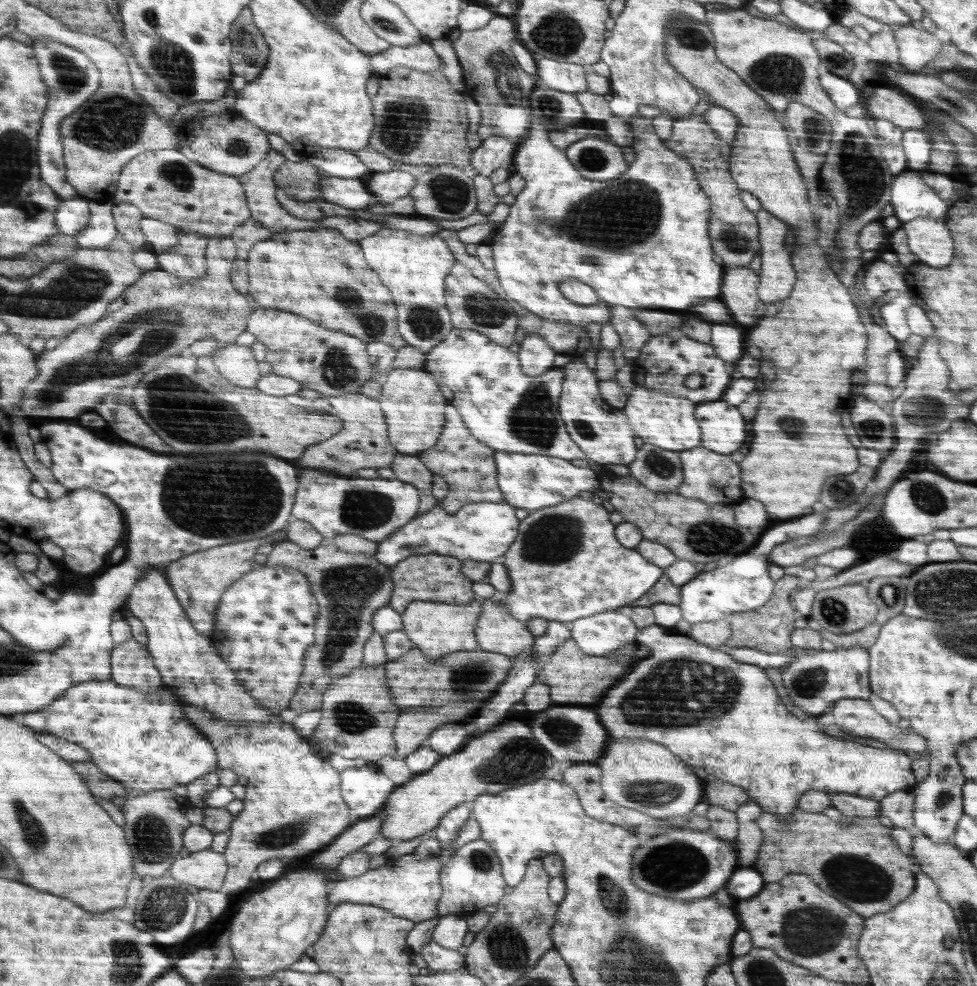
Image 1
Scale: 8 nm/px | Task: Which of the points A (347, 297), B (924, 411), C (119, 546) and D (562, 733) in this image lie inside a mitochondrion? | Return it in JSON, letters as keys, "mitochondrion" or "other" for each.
{"A":"mitochondrion","B":"mitochondrion","C":"other","D":"mitochondrion"}

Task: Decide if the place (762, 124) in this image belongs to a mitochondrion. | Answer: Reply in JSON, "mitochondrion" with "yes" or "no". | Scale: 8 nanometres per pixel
{"mitochondrion":"no"}

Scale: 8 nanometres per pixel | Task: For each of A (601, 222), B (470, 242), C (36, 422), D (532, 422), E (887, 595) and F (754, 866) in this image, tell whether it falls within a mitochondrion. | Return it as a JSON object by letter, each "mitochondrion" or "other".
{"A":"mitochondrion","B":"other","C":"other","D":"mitochondrion","E":"mitochondrion","F":"other"}

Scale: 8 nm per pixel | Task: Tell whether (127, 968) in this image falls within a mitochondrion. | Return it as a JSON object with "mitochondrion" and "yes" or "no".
{"mitochondrion":"yes"}

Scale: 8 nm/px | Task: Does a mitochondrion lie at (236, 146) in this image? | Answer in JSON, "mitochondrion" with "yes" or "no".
{"mitochondrion":"yes"}

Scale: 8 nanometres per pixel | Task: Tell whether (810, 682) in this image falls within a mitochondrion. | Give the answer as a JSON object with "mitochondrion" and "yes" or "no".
{"mitochondrion":"yes"}

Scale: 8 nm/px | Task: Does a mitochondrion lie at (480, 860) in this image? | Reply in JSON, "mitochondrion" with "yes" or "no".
{"mitochondrion":"yes"}

